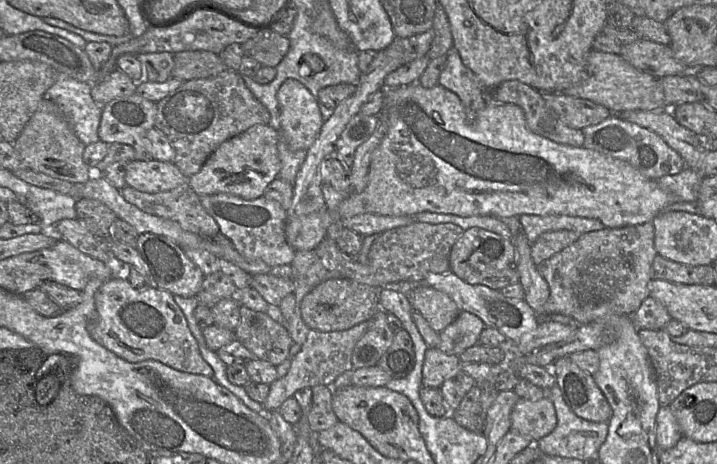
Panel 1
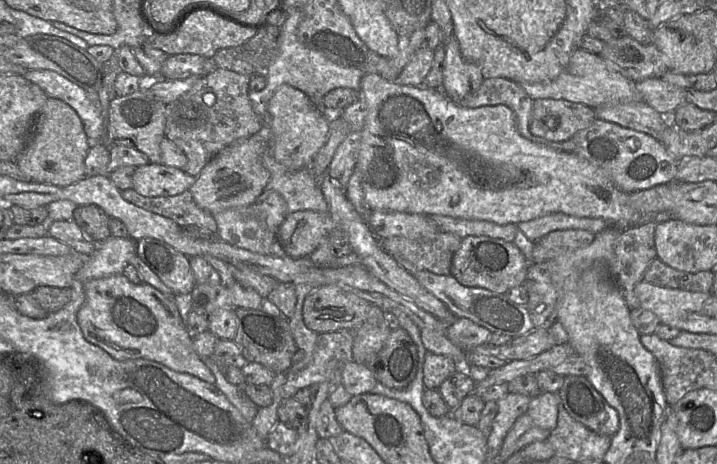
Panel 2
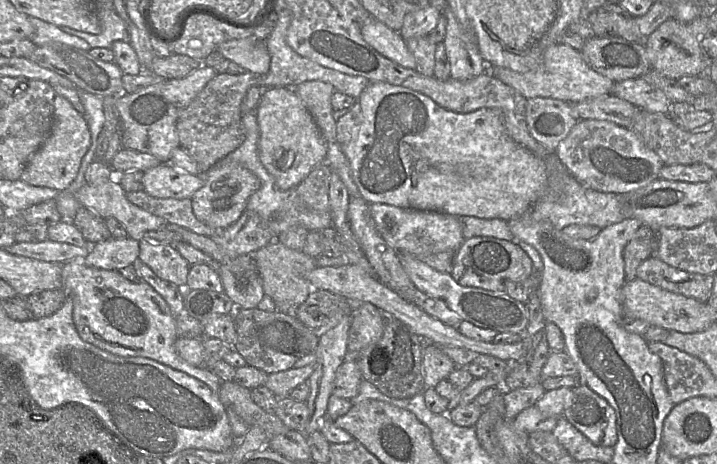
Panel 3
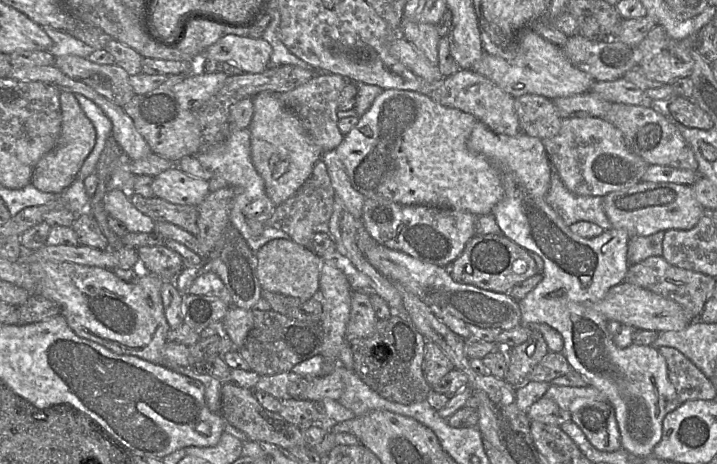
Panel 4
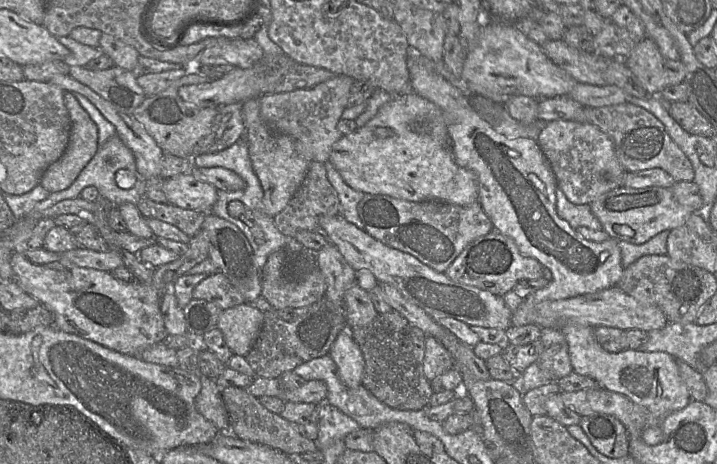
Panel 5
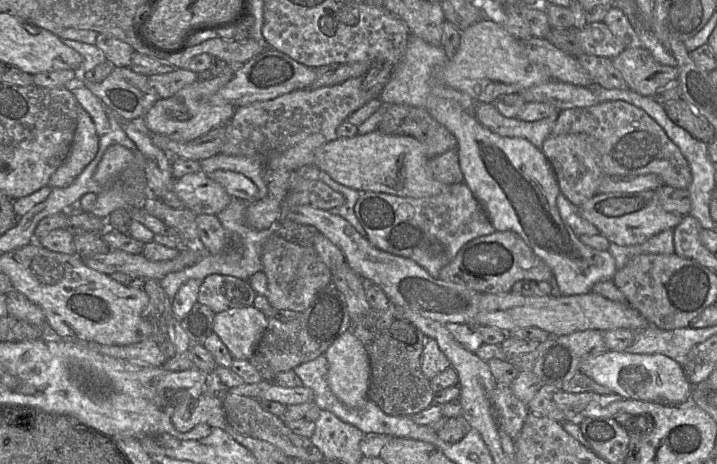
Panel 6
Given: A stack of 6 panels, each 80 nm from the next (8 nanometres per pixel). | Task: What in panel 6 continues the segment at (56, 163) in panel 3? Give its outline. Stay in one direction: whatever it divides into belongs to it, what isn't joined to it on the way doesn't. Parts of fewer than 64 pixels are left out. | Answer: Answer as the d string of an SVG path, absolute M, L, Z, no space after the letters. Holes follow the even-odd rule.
M79 105L77 126L69 153L52 174L47 186L51 188L69 186L96 156L98 141L99 136L90 115Z

